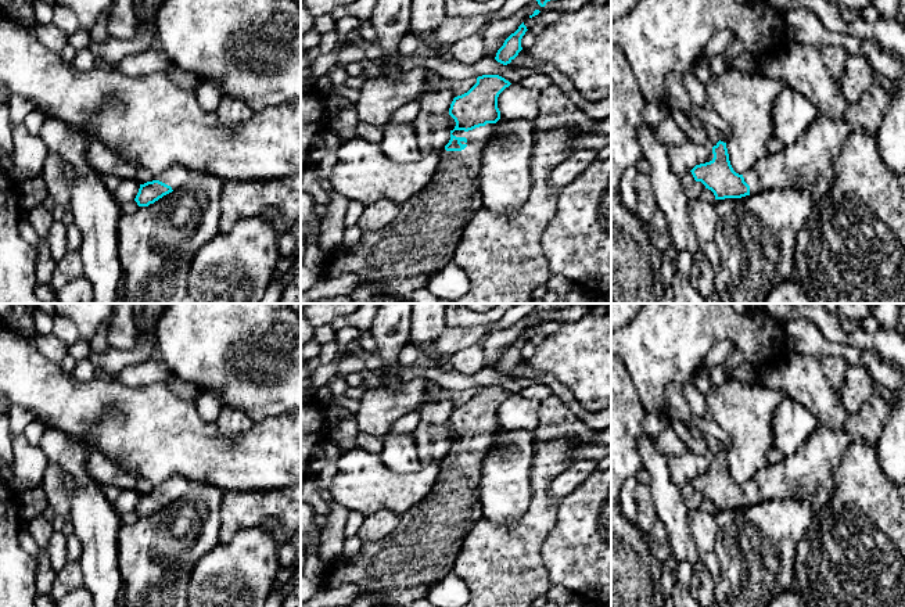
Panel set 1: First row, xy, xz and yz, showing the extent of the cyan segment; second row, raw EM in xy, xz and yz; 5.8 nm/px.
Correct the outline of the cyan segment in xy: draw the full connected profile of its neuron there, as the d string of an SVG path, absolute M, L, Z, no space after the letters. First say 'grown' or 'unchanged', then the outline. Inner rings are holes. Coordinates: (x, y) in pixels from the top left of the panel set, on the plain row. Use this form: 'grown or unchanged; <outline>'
grown; M173 477L158 486L151 486L147 493L140 495L134 511L139 517L148 517L190 492L190 486L191 482L183 477Z

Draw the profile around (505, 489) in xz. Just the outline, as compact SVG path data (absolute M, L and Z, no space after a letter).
M500 430L482 463L478 496L484 518L510 524L527 511L532 489L529 471L534 461L532 434L525 430Z

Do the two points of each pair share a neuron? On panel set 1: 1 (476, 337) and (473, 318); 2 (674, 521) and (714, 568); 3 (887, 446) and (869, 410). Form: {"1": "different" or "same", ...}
{"1": "different", "2": "different", "3": "different"}

